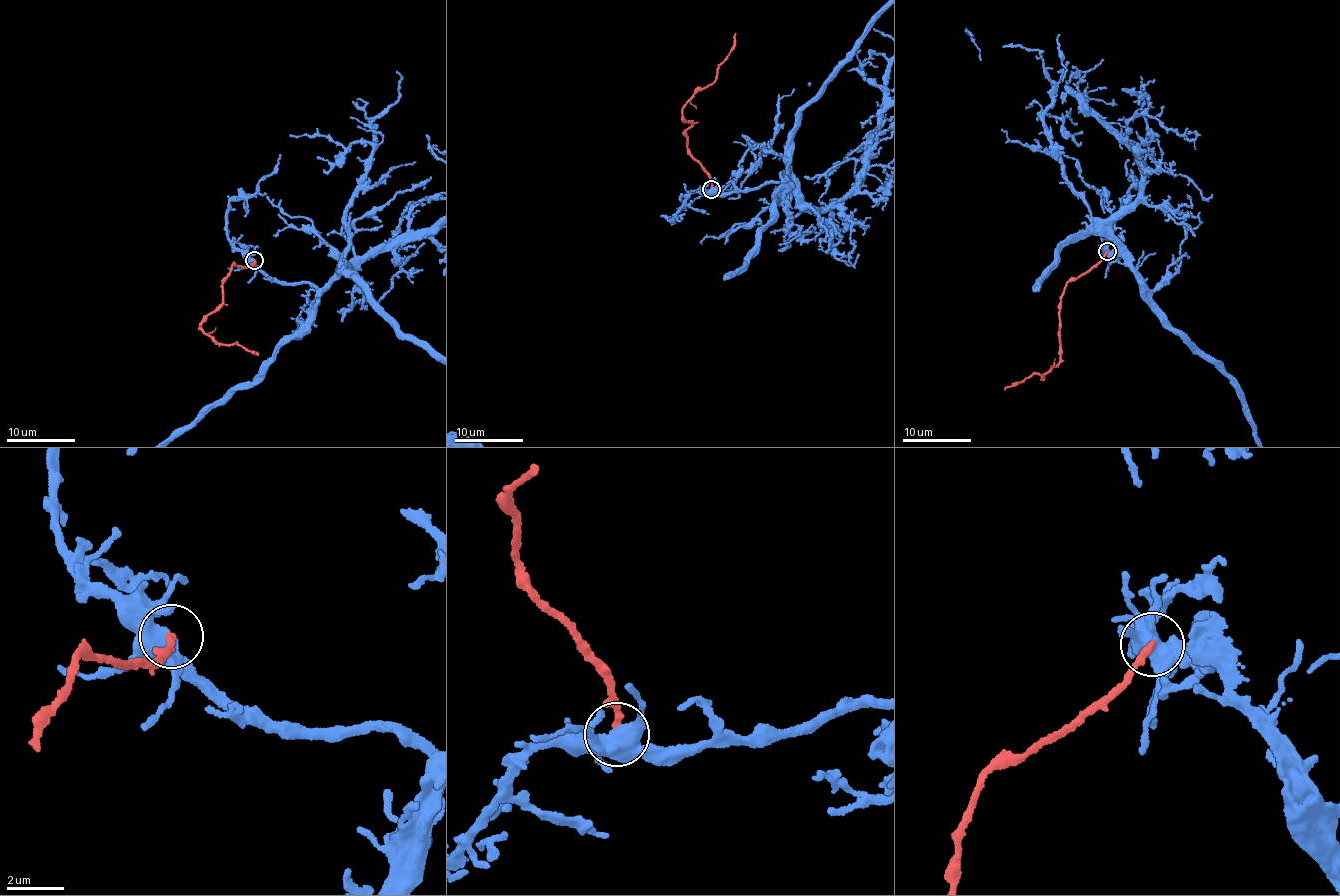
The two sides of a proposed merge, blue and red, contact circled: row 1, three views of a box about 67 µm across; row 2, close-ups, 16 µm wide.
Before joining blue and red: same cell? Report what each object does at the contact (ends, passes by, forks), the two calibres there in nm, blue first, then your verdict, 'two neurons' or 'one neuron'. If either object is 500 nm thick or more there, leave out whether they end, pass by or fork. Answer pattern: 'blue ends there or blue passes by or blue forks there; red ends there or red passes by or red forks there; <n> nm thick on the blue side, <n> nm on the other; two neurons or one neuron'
blue forks there; red ends there; 400 nm thick on the blue side, 240 nm on the other; two neurons

